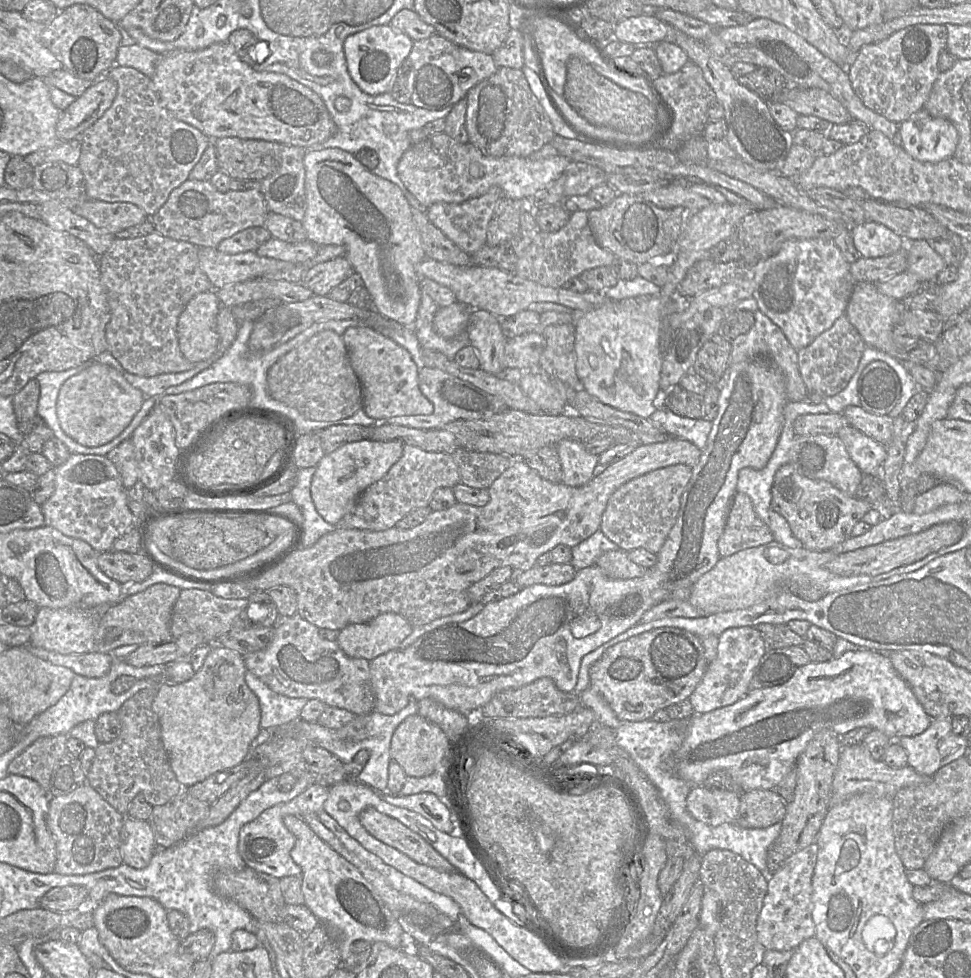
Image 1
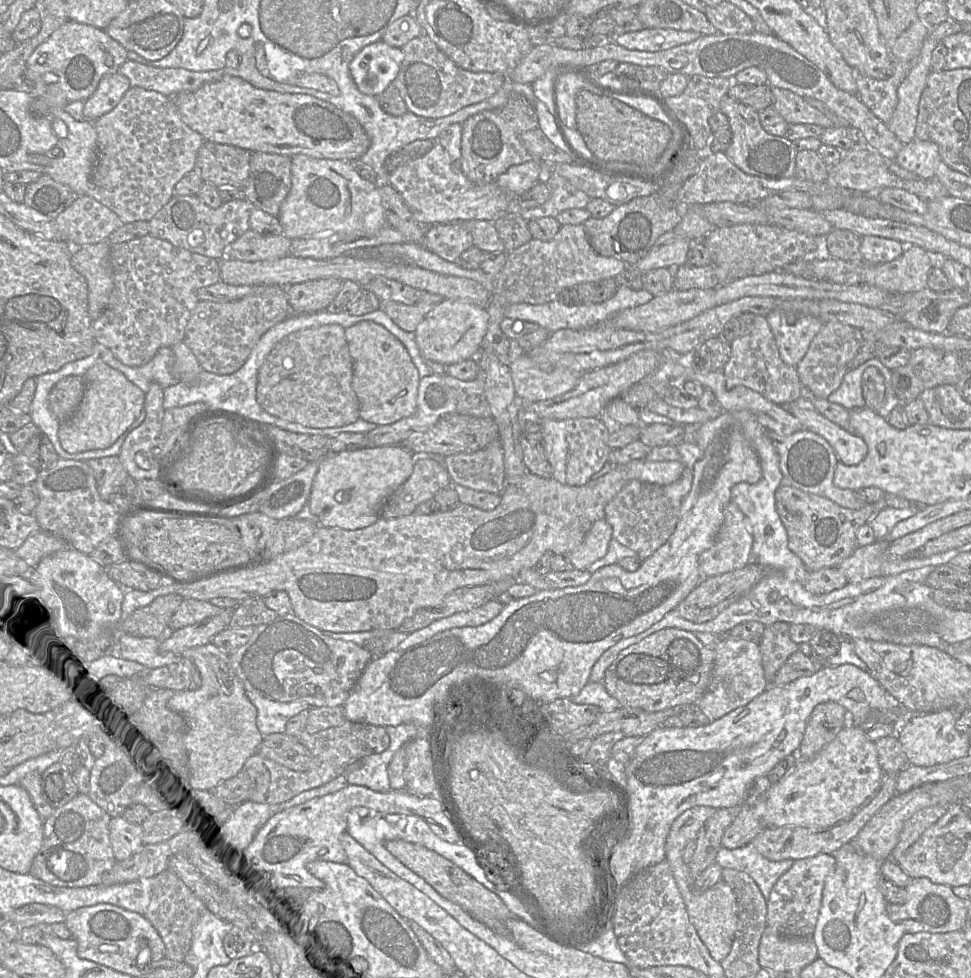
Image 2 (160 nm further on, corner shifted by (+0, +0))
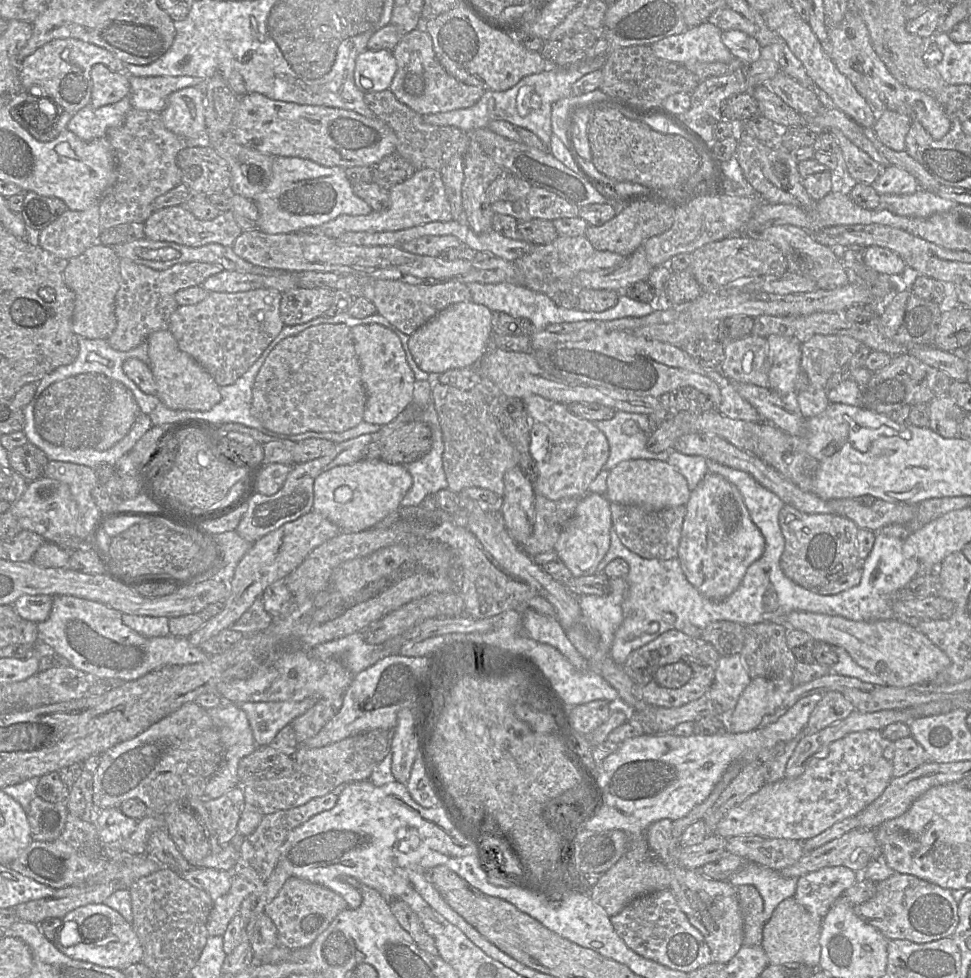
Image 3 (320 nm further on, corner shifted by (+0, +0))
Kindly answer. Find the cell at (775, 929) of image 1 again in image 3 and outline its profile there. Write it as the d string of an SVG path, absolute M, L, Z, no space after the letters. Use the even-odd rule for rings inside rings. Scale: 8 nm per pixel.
M845 866L824 867L802 875L797 880L794 899L809 912L824 919L832 905L859 879L859 873Z

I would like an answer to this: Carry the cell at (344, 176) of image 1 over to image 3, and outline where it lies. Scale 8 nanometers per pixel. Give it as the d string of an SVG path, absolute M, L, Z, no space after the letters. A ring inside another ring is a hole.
M273 157L272 176L266 189L254 200L259 219L257 229L282 234L319 227L340 215L368 215L371 207L353 192L342 167L325 167L300 157Z

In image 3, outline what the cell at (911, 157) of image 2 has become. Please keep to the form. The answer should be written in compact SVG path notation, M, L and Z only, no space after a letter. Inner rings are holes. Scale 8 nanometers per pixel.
M888 165L872 186L880 195L909 195L920 188L913 175L895 165Z

